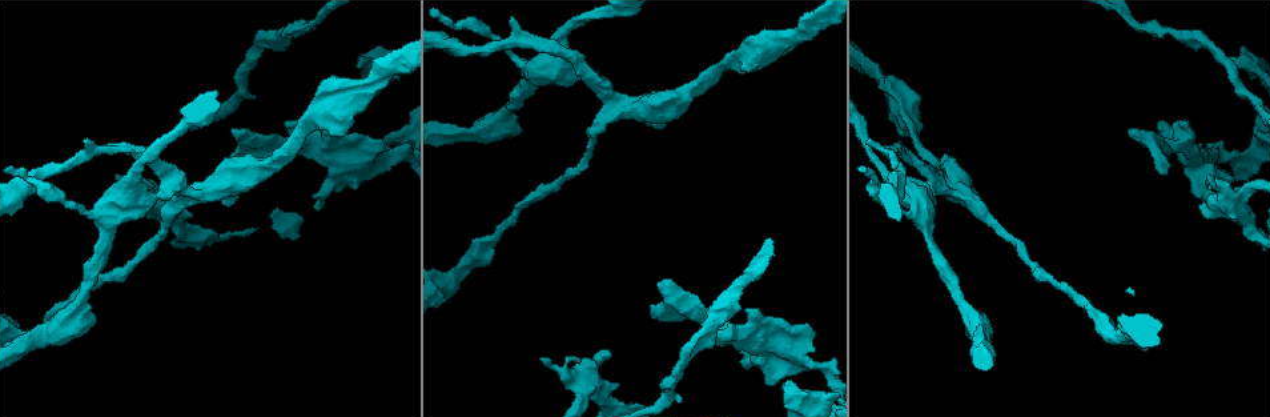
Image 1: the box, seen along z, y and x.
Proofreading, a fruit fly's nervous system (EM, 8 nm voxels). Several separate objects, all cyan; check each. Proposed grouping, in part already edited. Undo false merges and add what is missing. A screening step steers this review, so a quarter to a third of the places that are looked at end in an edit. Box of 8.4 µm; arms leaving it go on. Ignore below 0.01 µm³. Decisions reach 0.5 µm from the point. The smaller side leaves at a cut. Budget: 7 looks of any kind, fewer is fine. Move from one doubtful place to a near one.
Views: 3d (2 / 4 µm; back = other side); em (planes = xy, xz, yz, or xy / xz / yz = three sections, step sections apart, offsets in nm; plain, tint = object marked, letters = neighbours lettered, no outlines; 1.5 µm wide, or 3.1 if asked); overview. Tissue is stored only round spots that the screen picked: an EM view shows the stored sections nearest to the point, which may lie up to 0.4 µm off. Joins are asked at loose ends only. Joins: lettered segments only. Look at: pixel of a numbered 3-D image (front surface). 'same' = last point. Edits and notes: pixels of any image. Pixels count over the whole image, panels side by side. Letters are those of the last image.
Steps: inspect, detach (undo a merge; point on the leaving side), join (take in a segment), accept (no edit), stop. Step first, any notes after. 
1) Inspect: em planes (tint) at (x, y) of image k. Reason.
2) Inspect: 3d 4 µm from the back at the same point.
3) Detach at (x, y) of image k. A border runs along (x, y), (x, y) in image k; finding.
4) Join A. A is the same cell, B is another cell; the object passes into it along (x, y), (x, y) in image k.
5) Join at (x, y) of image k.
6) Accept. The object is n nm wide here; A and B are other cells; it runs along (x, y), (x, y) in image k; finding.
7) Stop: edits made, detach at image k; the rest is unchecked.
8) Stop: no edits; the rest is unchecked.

Inspect: em planes (letters) at (112, 234) of image 1. Three arms meet.

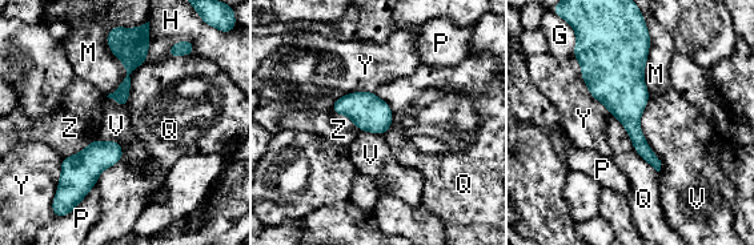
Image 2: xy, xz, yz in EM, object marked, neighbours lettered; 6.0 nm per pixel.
Accept. The longest contact is with V, 460 nm; G, H, M, P, Q, V, Y and Z are other cells; a border runs along (610, 112), (637, 153), (657, 172) in image 2; all the same neuron.

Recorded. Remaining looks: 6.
Inspect: 3d 4 µm at (610, 355) of image 1.

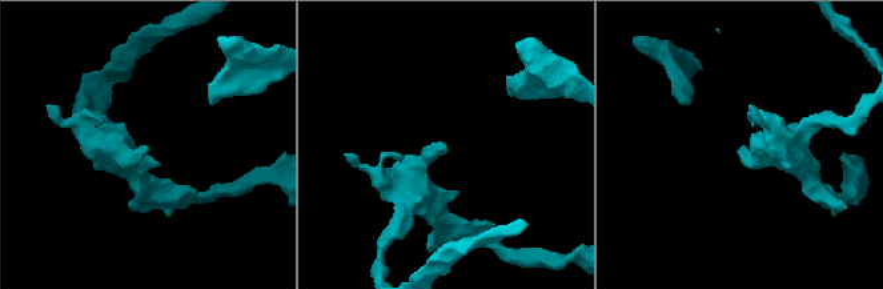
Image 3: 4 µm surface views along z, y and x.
Inspect: em planes (plain) at (446, 147) of image 3.

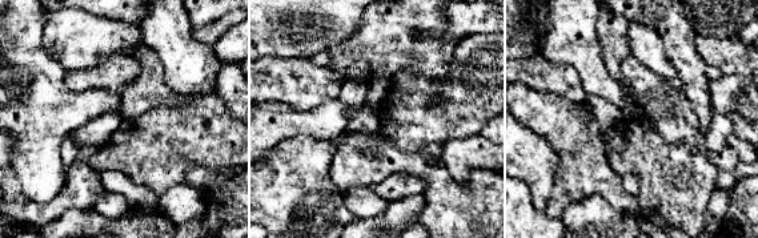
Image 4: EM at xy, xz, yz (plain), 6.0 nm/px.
Inspect: em planes (letters) at the same point.

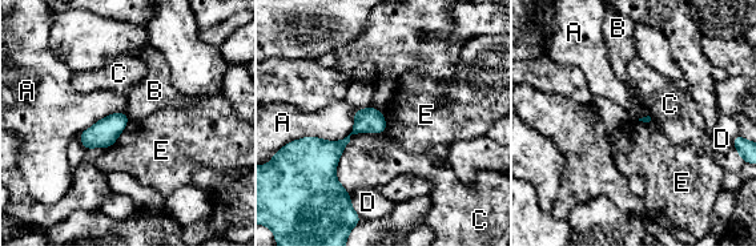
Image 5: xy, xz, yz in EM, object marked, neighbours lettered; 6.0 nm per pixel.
Accept. A, B, C, D and E are other cells; it runs along (382, 122), (364, 122), (338, 146), (306, 140) in image 5; no lettered segment goes on from it.

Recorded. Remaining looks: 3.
Inspect: em yz step 4 (tint) at (1183, 123) of image 1. Thick end.

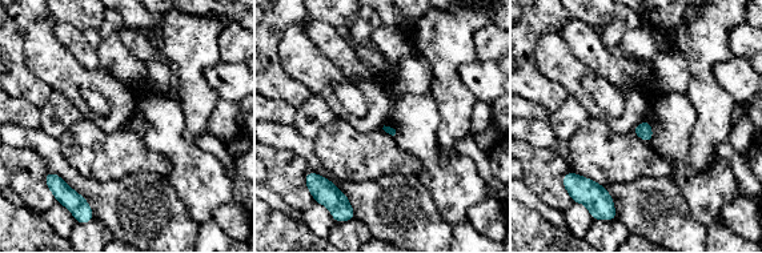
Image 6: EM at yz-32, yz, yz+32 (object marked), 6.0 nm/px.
Inspect: em planes (letters) at the same point.

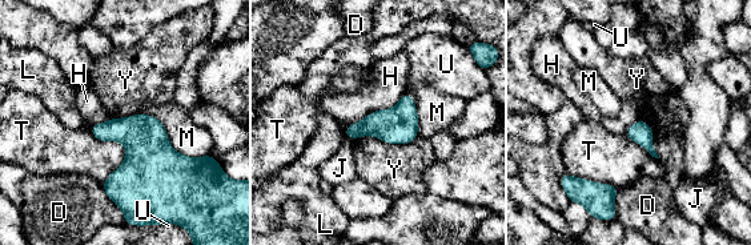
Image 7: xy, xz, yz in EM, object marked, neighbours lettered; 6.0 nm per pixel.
Accept. D, H, J, L, M, T, U and Y are other cells; a border runs along (417, 136), (408, 143), (353, 140) in image 7; no lettered segment goes on from it.

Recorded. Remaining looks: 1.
Stop: no edits; the rest is unchecked.

